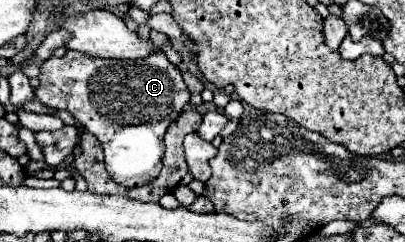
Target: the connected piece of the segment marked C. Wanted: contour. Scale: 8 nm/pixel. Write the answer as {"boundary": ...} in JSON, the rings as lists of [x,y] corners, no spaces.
{"boundary":[[[68,51],[64,57],[50,57],[42,63],[40,69],[40,87],[36,89],[36,99],[46,107],[68,111],[82,127],[96,135],[102,143],[106,155],[106,169],[114,177],[114,181],[122,187],[140,187],[152,183],[162,169],[164,143],[162,137],[168,125],[182,113],[182,109],[190,103],[190,91],[182,81],[182,73],[176,65],[172,65],[162,51],[146,59],[136,61],[118,61],[118,59],[100,59],[90,57],[80,51]]]}

